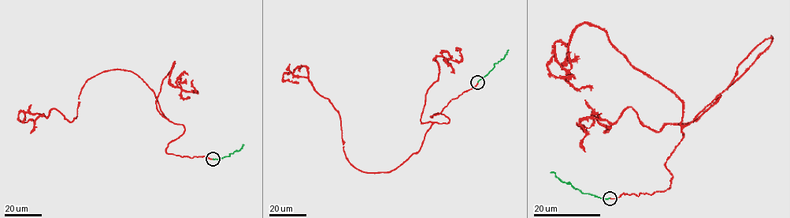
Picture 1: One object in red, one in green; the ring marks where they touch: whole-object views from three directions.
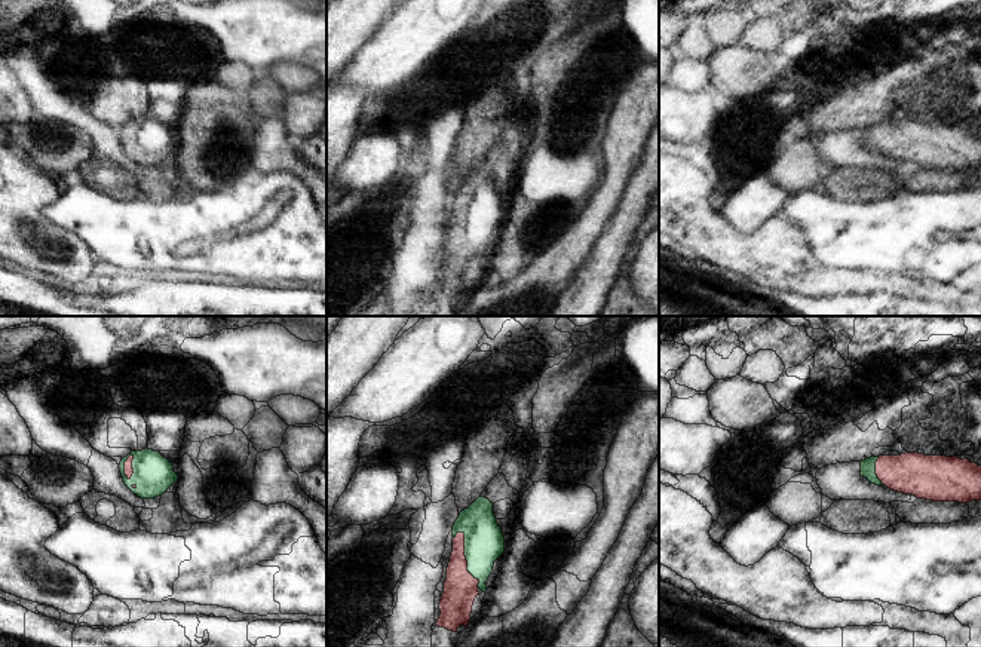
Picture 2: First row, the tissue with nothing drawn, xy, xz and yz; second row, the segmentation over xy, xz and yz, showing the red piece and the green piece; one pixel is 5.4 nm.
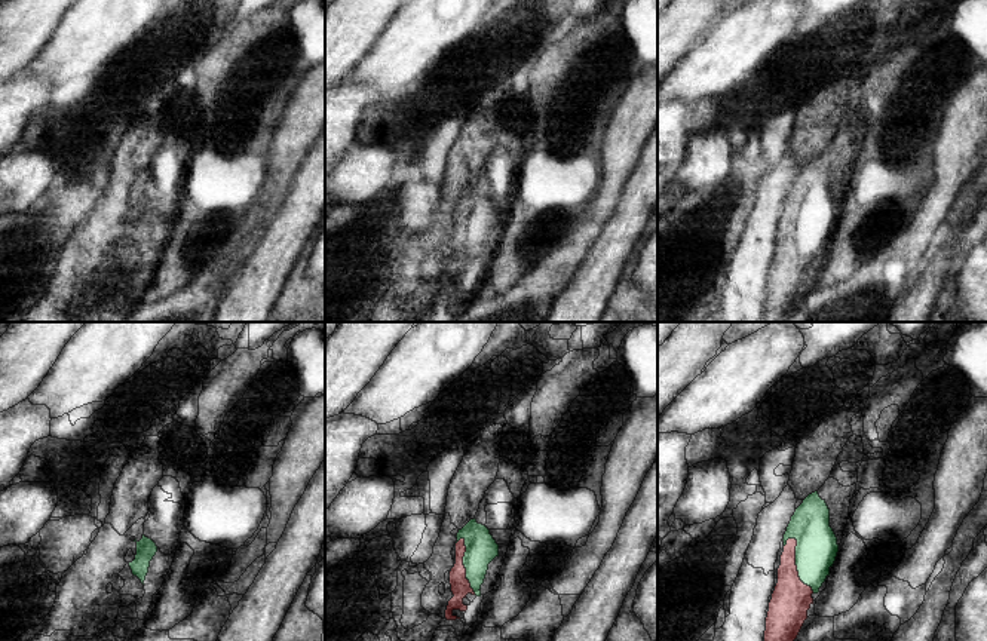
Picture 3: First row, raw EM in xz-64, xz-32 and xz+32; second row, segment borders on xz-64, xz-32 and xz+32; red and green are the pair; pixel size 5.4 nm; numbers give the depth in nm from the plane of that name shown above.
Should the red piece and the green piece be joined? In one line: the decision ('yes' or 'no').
yes

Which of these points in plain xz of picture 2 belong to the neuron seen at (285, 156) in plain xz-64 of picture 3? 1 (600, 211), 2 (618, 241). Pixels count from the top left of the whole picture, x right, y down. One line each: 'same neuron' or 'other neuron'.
1: same neuron
2: other neuron

